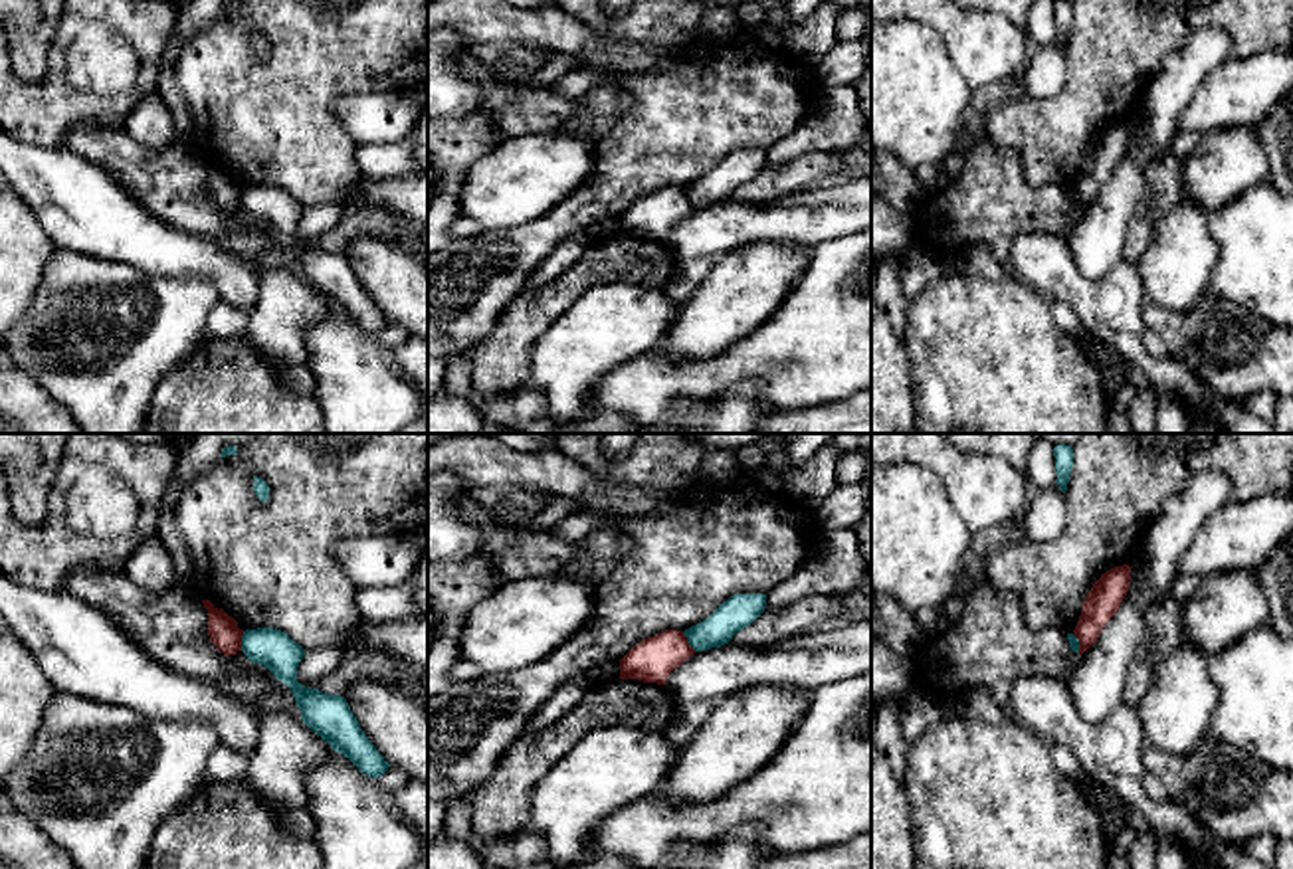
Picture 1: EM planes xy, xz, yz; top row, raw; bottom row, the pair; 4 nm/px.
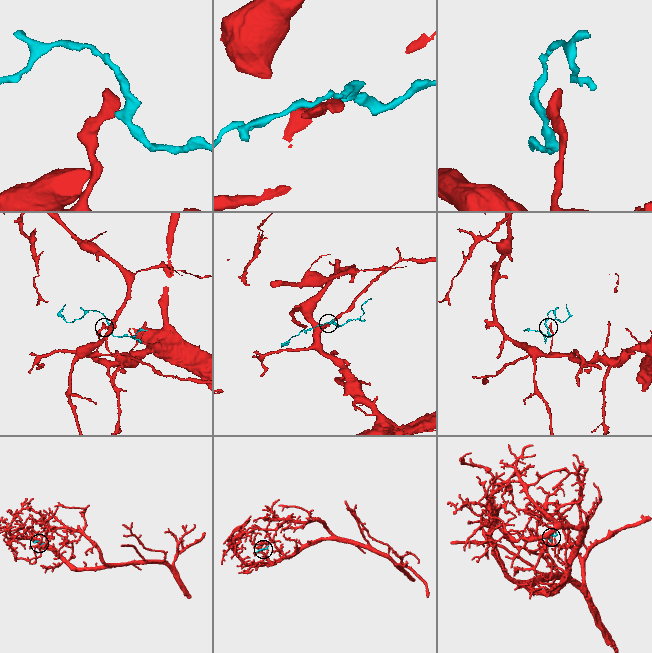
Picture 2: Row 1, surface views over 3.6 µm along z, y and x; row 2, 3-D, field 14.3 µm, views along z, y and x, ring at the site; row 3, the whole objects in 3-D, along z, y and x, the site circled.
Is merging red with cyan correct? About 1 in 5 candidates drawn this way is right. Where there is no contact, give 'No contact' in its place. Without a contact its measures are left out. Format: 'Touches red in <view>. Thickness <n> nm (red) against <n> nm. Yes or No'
Touches red in xy. Thickness 120 nm (red) against 160 nm. No

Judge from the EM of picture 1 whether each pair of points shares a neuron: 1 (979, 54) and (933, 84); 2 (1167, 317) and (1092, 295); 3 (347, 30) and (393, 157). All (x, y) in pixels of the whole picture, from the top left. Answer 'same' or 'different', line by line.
1: different
2: different
3: different

